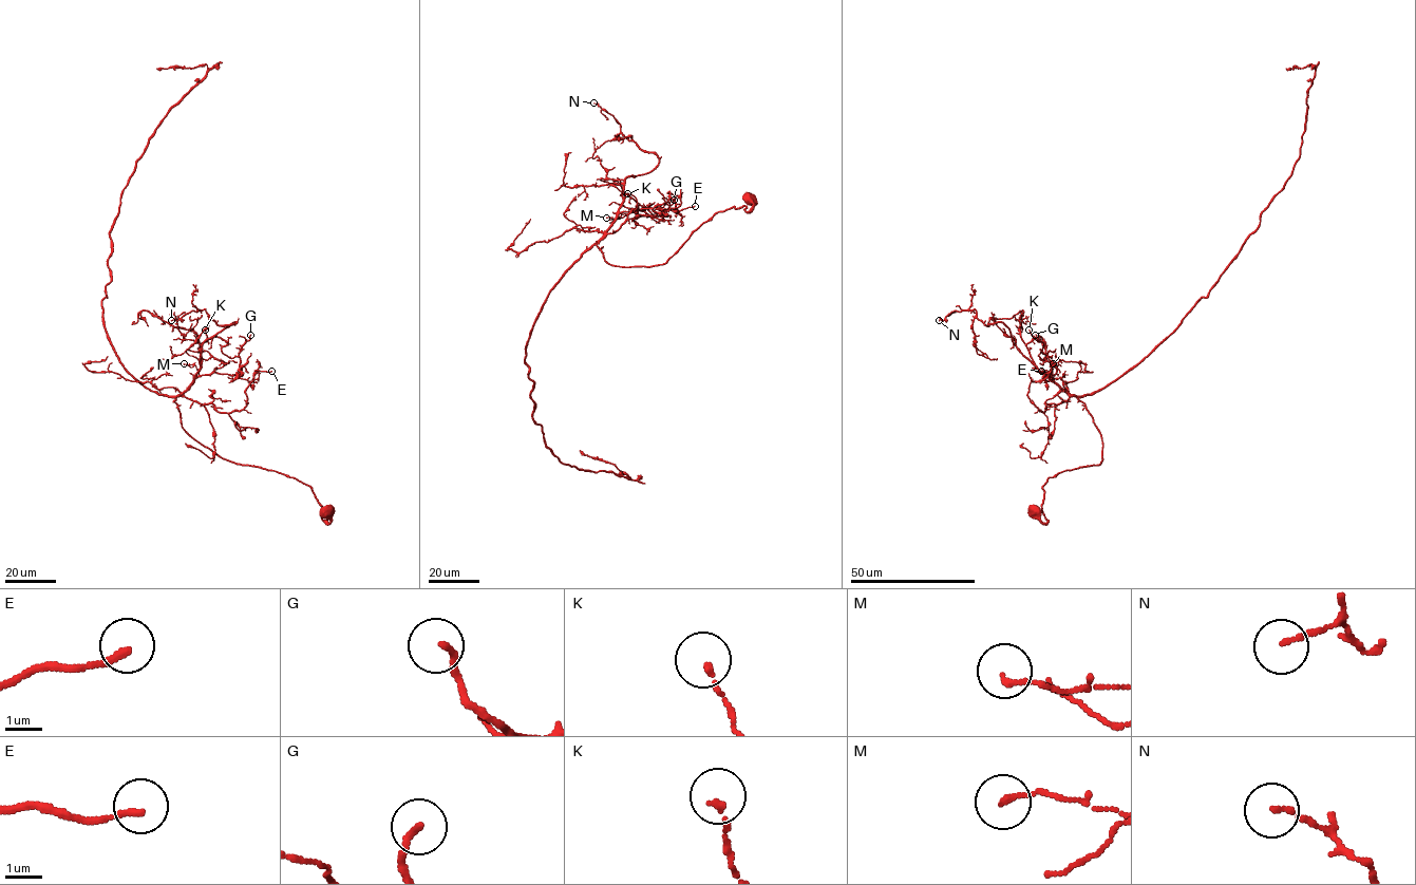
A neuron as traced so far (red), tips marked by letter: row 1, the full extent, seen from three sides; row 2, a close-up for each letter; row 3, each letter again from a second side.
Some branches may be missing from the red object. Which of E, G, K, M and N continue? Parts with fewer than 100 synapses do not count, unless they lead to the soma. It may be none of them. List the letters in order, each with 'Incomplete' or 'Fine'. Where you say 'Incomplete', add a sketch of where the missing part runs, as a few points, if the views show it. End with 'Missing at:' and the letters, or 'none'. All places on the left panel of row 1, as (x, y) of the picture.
E: Fine
G: Fine
K: Fine
M: Fine
N: Fine
Missing at: none

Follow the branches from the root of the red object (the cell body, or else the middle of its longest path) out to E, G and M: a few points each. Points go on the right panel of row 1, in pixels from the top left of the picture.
E: (1035, 511), (1046, 523), (1046, 479), (1098, 465), (1102, 448), (1086, 406), (1050, 372), (1045, 381), (1041, 371)
G: (1035, 511), (1046, 523), (1046, 479), (1098, 465), (1102, 448), (1086, 406), (1048, 376), (1056, 366), (1035, 335)
M: (1035, 511), (1046, 523), (1042, 487), (1049, 477), (1101, 462), (1102, 438), (1093, 417), (1049, 376), (1053, 363)

